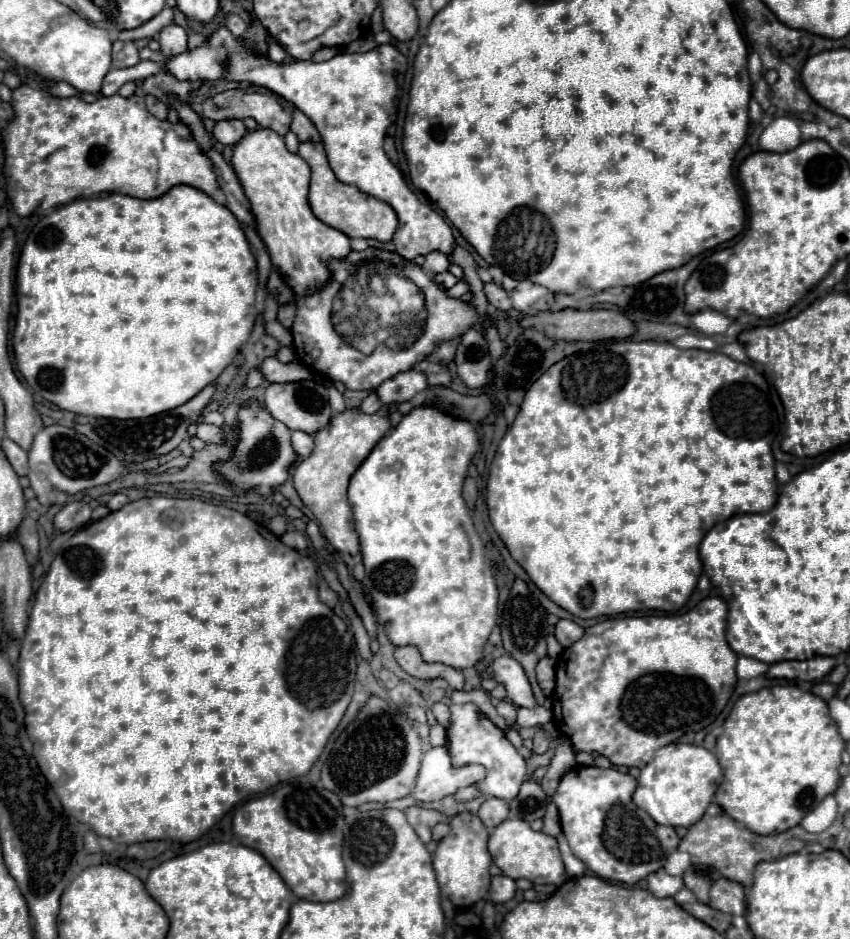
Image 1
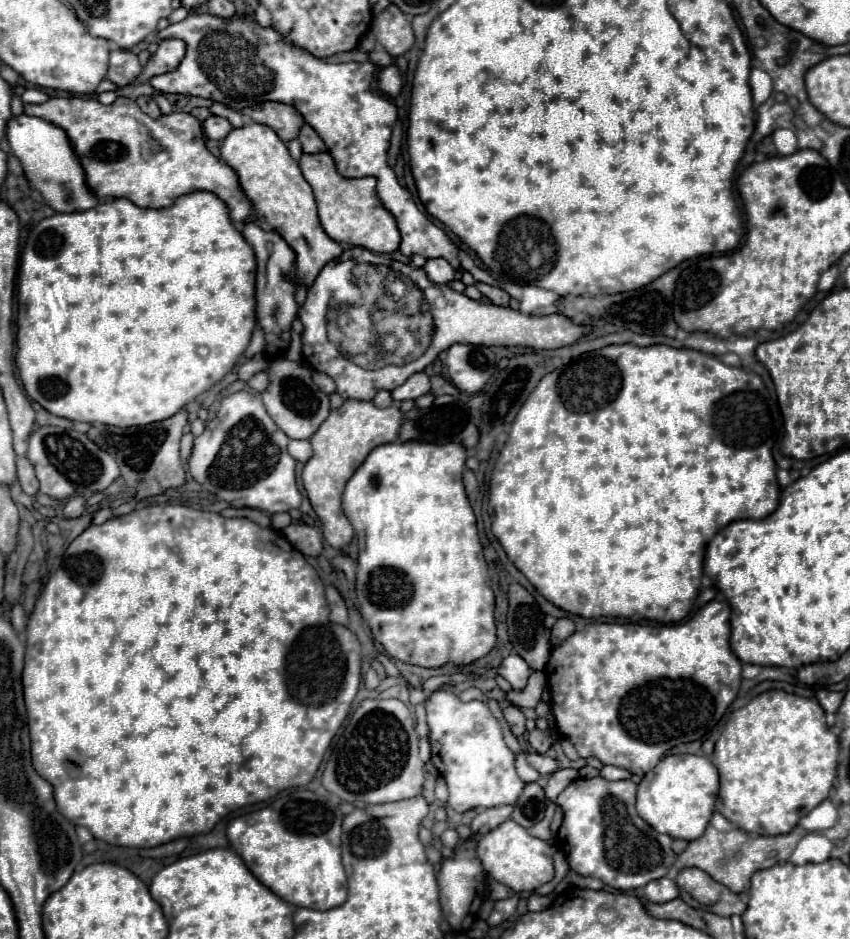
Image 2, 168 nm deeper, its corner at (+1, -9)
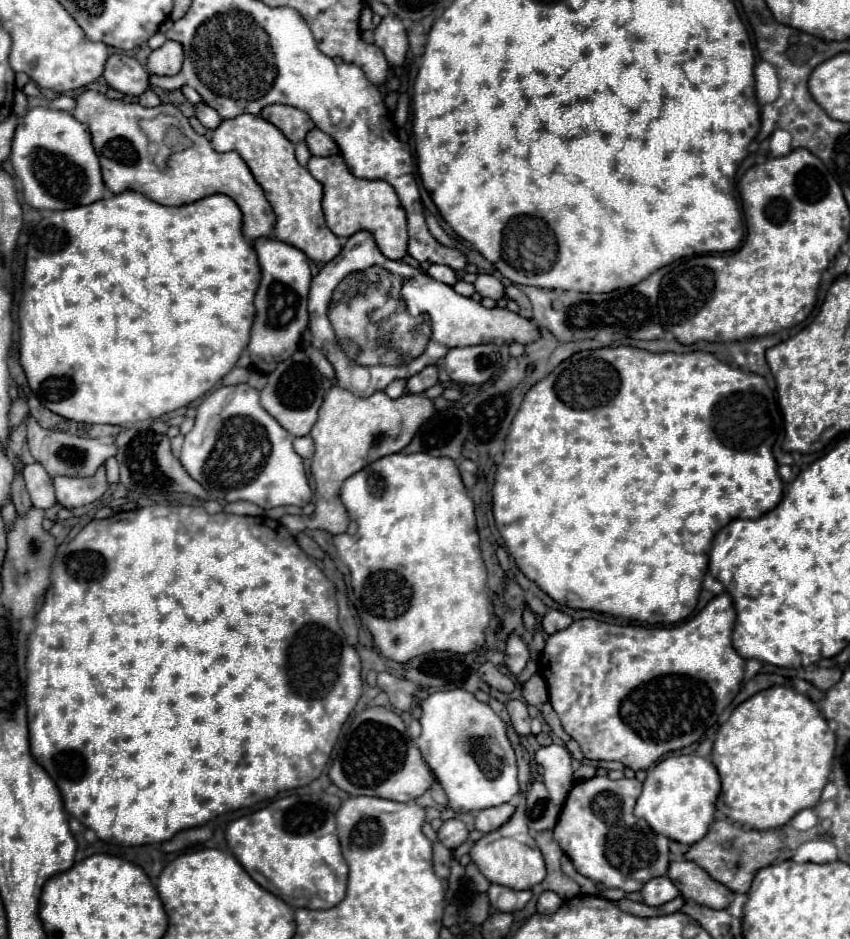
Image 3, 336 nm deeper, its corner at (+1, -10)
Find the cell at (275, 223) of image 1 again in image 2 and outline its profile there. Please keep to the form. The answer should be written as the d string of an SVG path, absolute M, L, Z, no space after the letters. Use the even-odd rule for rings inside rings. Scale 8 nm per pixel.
M265 124L233 128L227 138L221 140L221 158L237 172L241 188L247 192L247 198L255 208L257 224L263 230L273 230L283 236L283 240L295 250L299 280L309 286L327 262L341 256L343 248L321 228L313 190L303 178L299 162L291 158L285 142L275 130Z

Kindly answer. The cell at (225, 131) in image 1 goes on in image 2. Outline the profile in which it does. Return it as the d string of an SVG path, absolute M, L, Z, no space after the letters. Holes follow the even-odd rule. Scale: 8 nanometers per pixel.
M209 116L205 122L203 122L203 132L207 138L213 138L213 140L223 140L227 136L227 132L231 132L231 124L229 120L221 118L221 116Z

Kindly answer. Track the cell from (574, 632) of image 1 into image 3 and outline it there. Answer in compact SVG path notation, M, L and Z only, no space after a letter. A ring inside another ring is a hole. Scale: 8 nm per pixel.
M551 611L543 617L543 629L545 629L545 633L551 635L551 633L557 633L559 629L567 629L567 625L571 625L571 621L573 619L567 613Z

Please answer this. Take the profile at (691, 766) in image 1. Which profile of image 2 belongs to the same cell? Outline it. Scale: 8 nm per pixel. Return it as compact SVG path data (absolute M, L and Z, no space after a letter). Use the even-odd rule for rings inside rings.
M665 756L653 772L645 774L637 788L637 814L657 832L681 840L697 840L713 814L719 792L719 774L707 756Z

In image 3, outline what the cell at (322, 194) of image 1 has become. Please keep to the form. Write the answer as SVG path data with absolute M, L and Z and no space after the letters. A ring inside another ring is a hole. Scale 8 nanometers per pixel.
M341 155L311 157L307 169L323 185L325 221L337 237L351 237L359 231L369 231L385 257L401 259L407 253L407 217L395 189L387 181L369 181L351 175Z

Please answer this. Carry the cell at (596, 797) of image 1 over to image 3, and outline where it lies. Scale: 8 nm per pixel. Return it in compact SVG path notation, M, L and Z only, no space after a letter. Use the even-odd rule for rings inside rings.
M593 777L587 781L577 781L573 789L567 795L567 801L563 805L563 811L559 815L559 821L553 829L555 841L561 845L563 853L571 859L577 873L583 877L599 883L607 889L623 889L623 891L639 891L649 879L667 875L669 869L669 839L665 835L655 833L647 821L637 819L633 815L635 801L641 793L641 783L637 779L609 779L609 777Z

